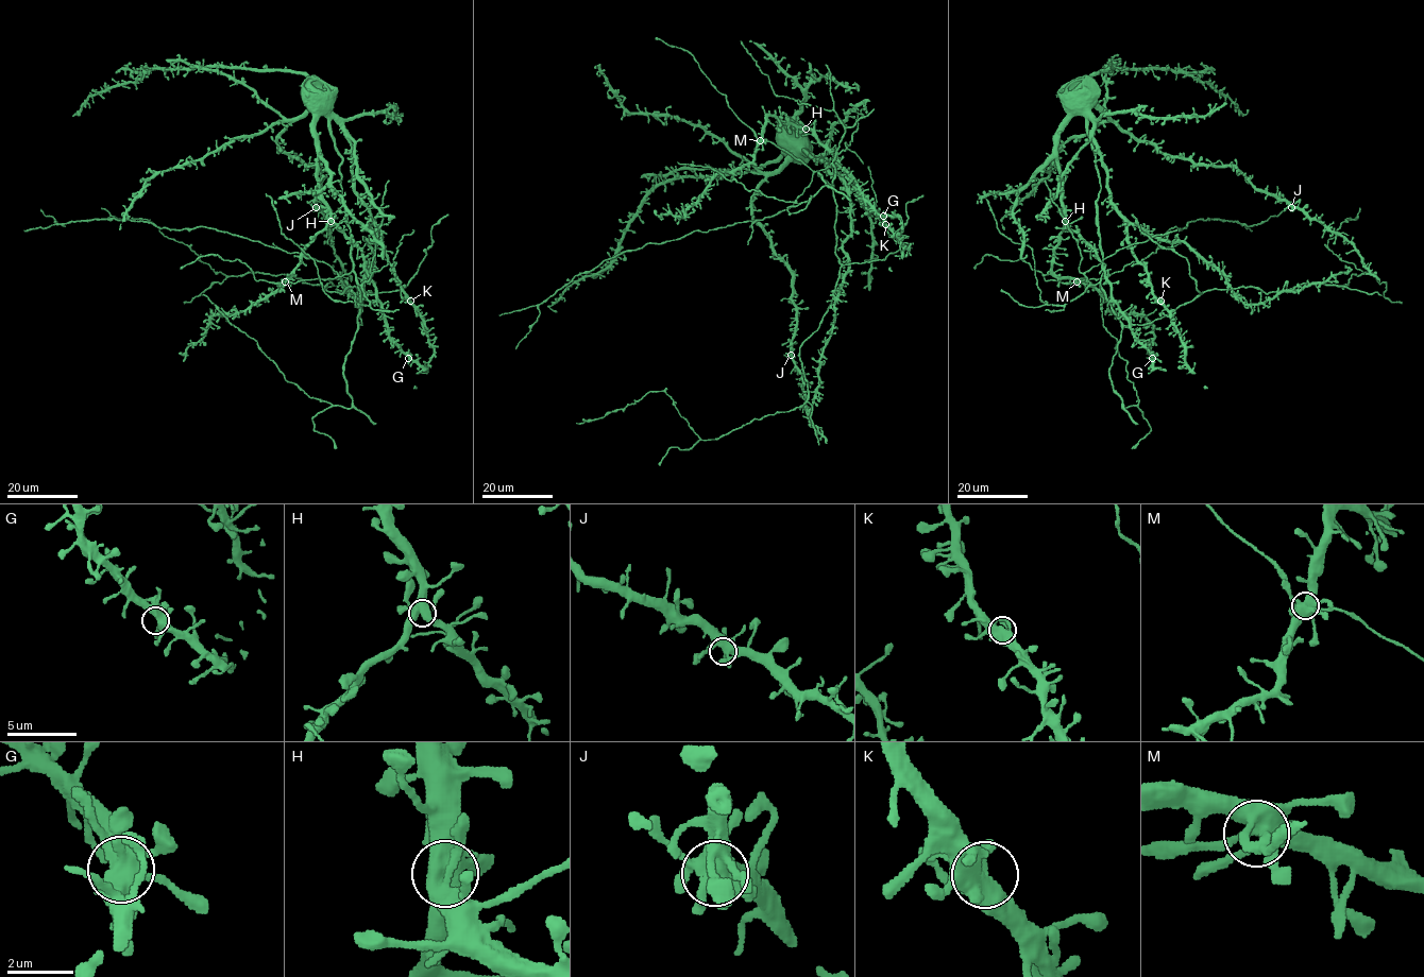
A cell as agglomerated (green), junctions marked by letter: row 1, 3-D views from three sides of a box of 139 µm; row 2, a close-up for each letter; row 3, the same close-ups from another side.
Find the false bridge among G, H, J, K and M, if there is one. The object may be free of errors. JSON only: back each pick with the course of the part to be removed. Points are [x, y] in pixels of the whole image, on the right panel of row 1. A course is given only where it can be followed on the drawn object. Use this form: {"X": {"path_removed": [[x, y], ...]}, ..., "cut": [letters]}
{"cut": []}

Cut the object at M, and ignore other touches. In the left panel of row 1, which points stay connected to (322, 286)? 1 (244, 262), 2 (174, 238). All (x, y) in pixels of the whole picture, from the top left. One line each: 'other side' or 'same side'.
1: other side
2: same side

